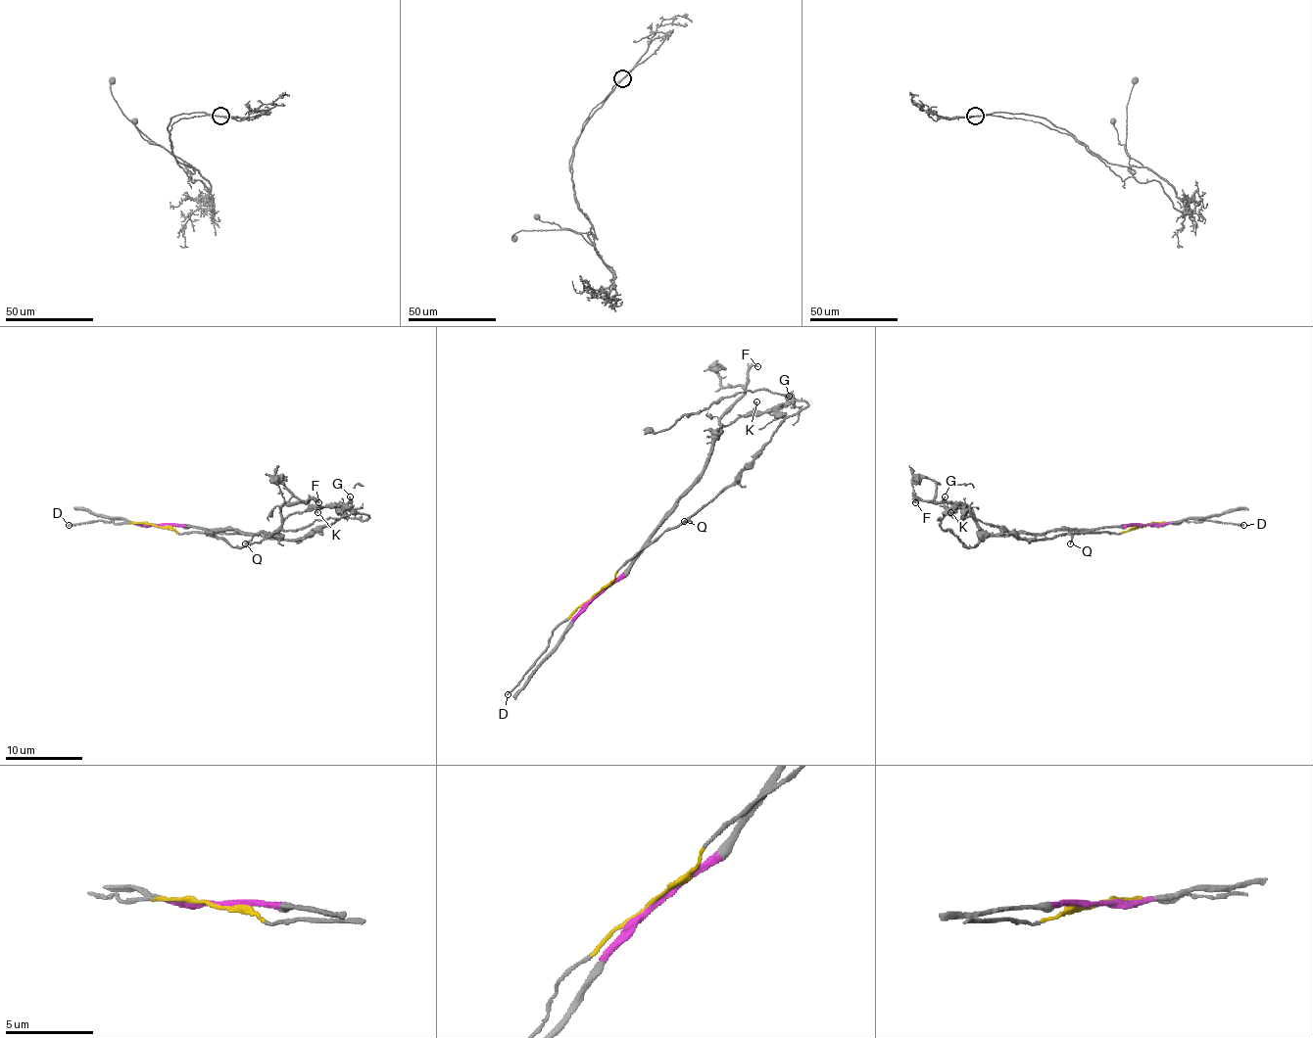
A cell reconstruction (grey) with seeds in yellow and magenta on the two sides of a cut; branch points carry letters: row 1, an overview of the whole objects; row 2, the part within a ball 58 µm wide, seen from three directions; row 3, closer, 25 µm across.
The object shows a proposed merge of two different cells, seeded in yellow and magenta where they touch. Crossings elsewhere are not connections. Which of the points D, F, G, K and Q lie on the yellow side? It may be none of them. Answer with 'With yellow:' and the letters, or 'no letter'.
With yellow: D, G, Q

